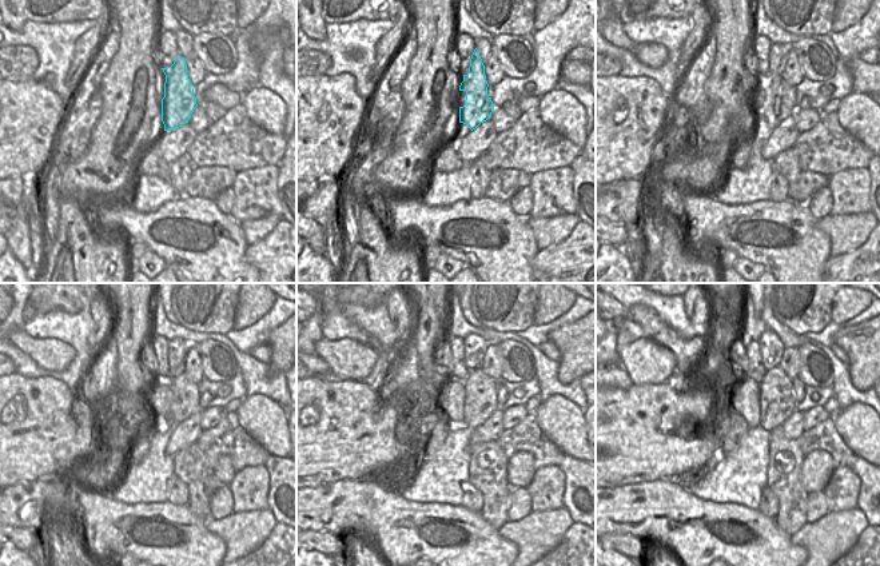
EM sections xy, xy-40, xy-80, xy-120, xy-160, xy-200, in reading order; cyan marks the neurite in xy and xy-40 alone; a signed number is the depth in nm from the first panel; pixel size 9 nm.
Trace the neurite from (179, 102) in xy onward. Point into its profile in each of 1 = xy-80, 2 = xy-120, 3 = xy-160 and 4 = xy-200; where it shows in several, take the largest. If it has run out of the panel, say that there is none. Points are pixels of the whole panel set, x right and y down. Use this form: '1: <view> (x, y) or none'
1: xy-80 (772, 82)
2: xy-120 (176, 347)
3: xy-160 (476, 346)
4: xy-200 (771, 347)

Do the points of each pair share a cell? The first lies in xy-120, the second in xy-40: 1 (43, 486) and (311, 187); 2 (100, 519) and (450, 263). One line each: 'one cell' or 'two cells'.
1: two cells
2: two cells

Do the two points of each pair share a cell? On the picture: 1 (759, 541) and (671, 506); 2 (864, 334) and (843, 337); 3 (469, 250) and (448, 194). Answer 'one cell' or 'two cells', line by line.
1: one cell
2: one cell
3: two cells

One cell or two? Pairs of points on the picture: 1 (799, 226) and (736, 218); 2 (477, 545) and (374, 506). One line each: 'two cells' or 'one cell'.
1: one cell
2: one cell

